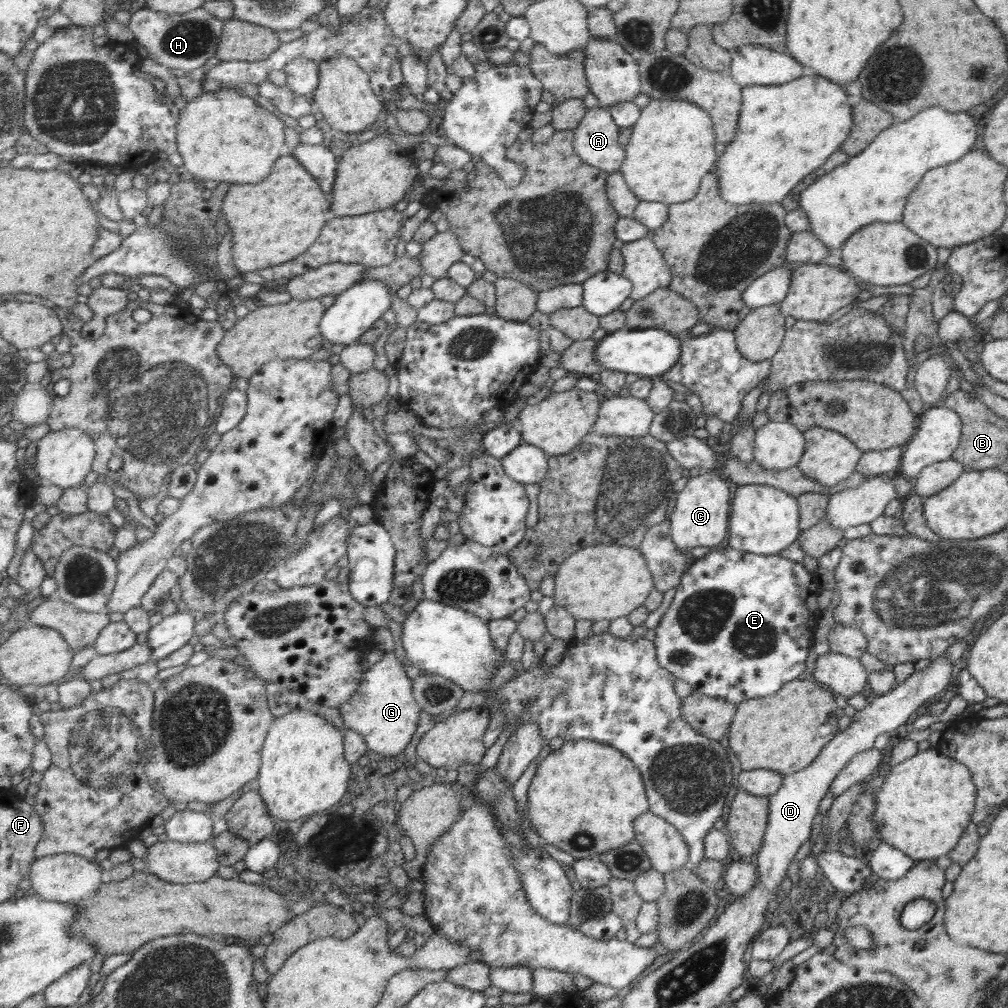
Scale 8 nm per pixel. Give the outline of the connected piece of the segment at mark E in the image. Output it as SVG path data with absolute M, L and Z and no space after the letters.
M726 546L722 549L710 550L702 558L693 560L684 575L682 584L677 588L676 596L663 616L661 623L657 626L658 658L666 669L674 673L678 679L689 683L694 691L700 691L706 696L714 696L728 700L734 704L744 703L748 699L772 696L782 686L805 676L806 661L812 652L812 640L814 631L819 621L820 608L816 602L820 590L820 581L817 574L808 571L801 562L794 562L789 558L780 557L778 554L764 555L752 552L739 551Z

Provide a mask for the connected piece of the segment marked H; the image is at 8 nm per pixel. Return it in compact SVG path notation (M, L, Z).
M205 6L189 13L156 12L154 9L144 8L133 14L129 25L153 60L170 69L181 68L191 74L217 56L219 44L225 34L225 21L214 16Z

